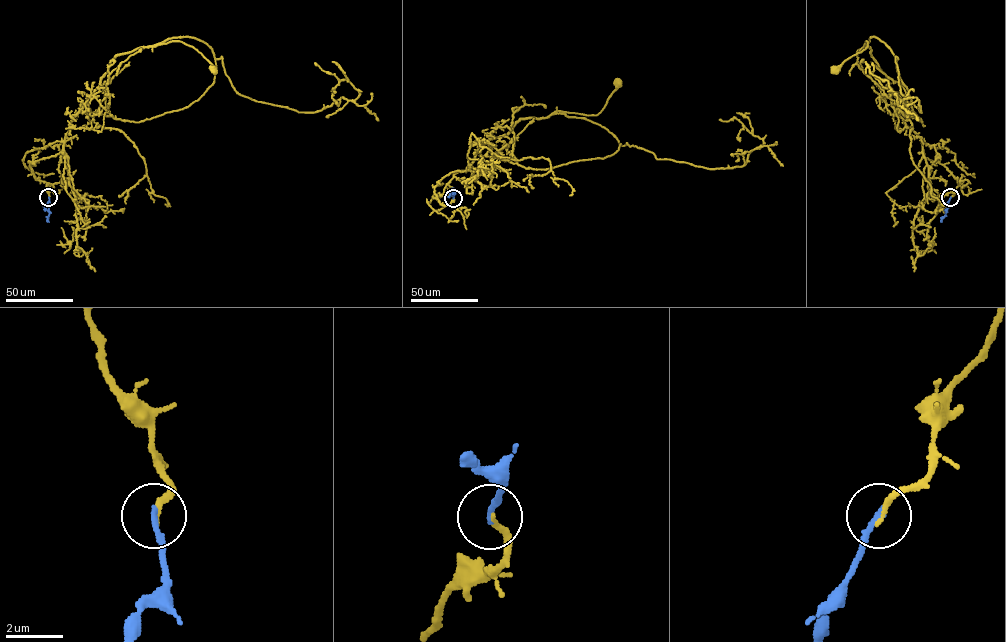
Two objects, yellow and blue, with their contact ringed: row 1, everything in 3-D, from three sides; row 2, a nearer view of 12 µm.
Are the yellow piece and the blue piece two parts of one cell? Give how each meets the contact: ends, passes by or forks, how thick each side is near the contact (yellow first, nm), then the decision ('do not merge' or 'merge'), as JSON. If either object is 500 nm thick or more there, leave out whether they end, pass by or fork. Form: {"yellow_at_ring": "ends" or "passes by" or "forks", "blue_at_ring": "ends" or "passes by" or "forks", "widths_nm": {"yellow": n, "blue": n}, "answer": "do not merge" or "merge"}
{"yellow_at_ring": "ends", "blue_at_ring": "ends", "widths_nm": {"yellow": 200, "blue": 240}, "answer": "merge"}

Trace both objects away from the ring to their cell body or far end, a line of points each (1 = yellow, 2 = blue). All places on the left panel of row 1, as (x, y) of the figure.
1: (49, 197), (46, 183), (35, 179), (30, 164), (62, 150), (71, 120), (116, 56), (181, 41), (213, 69)
2: (49, 197), (49, 222)

